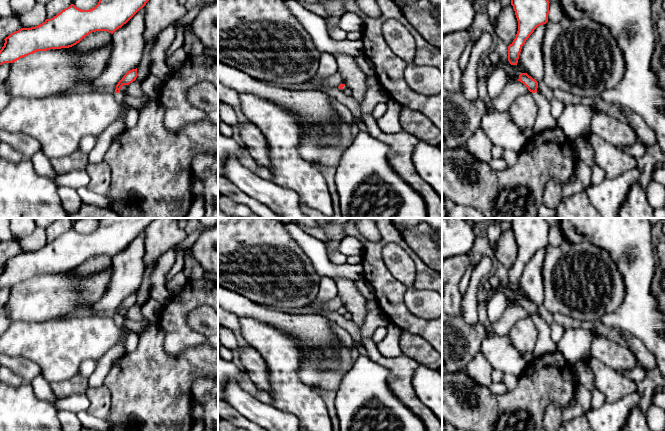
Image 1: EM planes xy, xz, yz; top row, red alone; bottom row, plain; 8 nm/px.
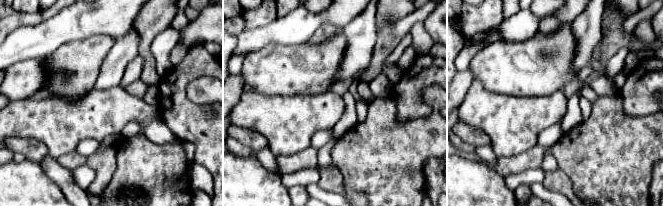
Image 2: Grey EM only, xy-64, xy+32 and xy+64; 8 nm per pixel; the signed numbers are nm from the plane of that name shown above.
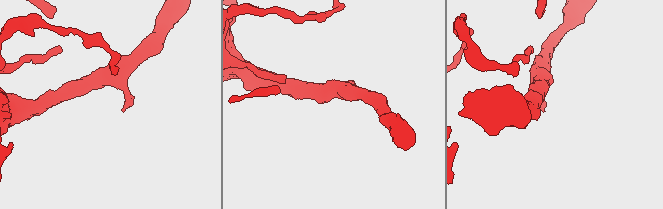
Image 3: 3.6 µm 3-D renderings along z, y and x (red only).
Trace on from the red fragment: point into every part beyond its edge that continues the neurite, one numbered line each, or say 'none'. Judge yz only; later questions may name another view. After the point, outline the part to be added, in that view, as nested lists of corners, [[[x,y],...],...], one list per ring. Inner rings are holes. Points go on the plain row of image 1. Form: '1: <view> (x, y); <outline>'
1: yz (544, 345); [[[539,316],[533,317],[533,321],[538,331],[537,341],[532,352],[533,361],[536,361],[541,356],[555,352],[556,344],[551,339],[550,325]]]

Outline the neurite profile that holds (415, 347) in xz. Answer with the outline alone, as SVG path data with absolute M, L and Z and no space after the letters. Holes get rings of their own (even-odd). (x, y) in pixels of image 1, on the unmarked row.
M402 330L399 343L401 352L419 365L433 370L442 369L442 355L422 337Z

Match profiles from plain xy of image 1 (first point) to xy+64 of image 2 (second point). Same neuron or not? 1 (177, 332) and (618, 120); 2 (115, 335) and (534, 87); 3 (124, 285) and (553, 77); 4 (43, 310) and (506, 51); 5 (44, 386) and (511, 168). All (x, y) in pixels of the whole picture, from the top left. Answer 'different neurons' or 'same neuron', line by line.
1: different neurons
2: different neurons
3: different neurons
4: same neuron
5: different neurons

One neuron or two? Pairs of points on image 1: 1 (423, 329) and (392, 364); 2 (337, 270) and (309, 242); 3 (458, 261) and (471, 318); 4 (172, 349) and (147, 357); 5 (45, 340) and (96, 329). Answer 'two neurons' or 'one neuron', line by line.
1: two neurons
2: one neuron
3: two neurons
4: two neurons
5: one neuron

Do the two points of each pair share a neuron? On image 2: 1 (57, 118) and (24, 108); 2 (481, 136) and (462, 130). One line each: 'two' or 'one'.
1: one
2: one

